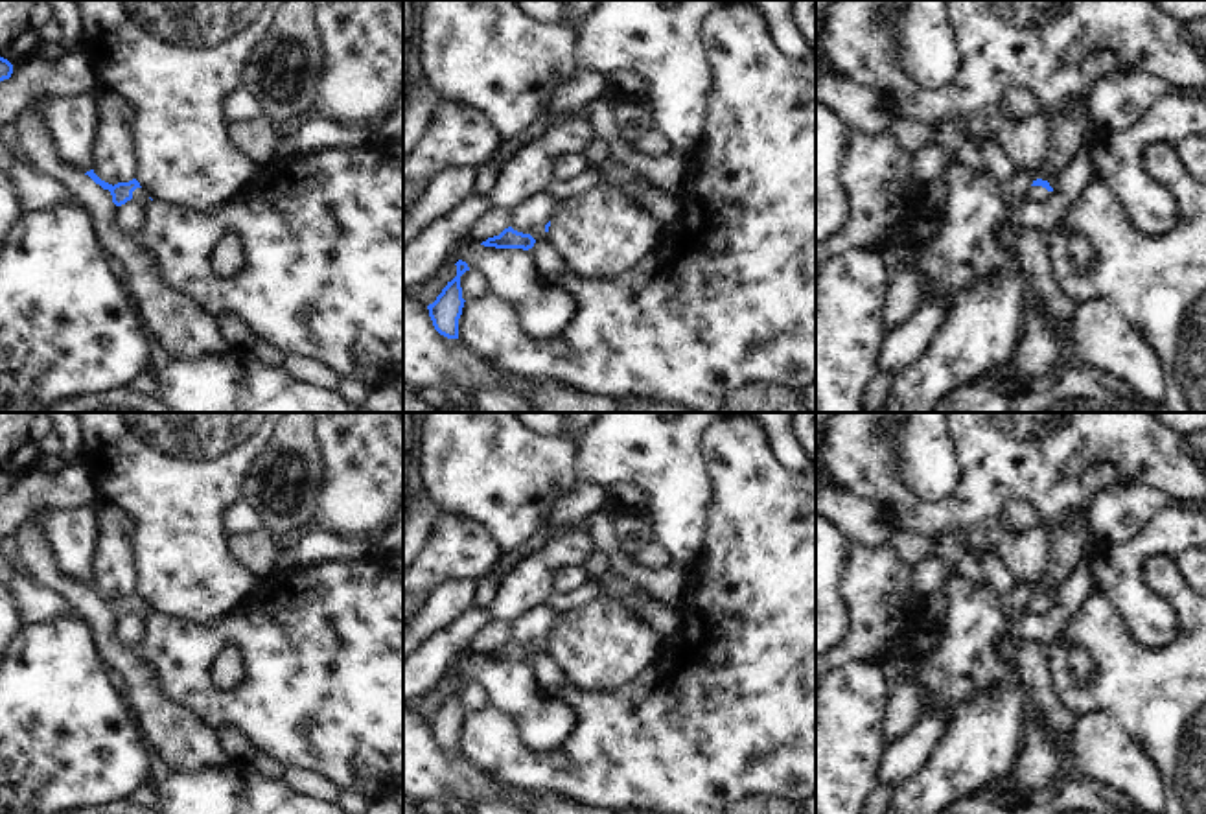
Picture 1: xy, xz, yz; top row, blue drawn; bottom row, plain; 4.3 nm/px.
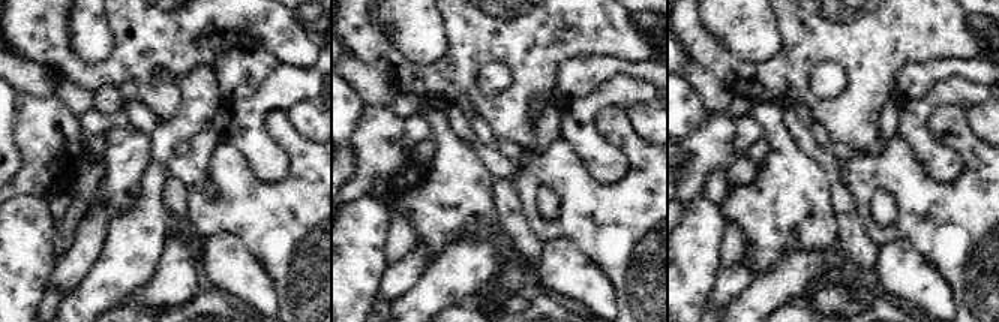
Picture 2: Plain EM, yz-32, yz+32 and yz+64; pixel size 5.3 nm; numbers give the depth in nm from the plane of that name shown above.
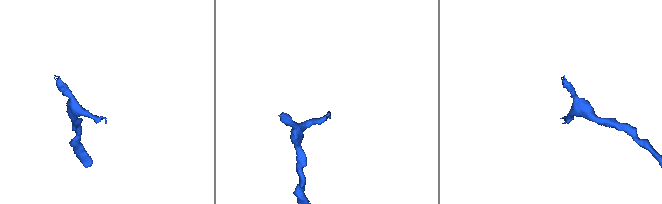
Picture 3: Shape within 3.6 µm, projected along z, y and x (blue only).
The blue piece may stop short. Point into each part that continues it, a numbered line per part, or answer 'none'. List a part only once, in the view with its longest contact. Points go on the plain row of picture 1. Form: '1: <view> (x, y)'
1: yz (1039, 606)

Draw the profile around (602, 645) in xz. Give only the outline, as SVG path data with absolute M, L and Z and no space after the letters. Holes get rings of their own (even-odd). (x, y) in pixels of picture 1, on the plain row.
M602 595L578 610L556 613L547 656L565 674L569 687L613 691L633 681L661 652L663 635L632 606Z

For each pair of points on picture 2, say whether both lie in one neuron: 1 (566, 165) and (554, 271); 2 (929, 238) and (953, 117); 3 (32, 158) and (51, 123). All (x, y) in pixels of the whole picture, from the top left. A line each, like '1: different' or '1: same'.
1: different
2: same
3: same

